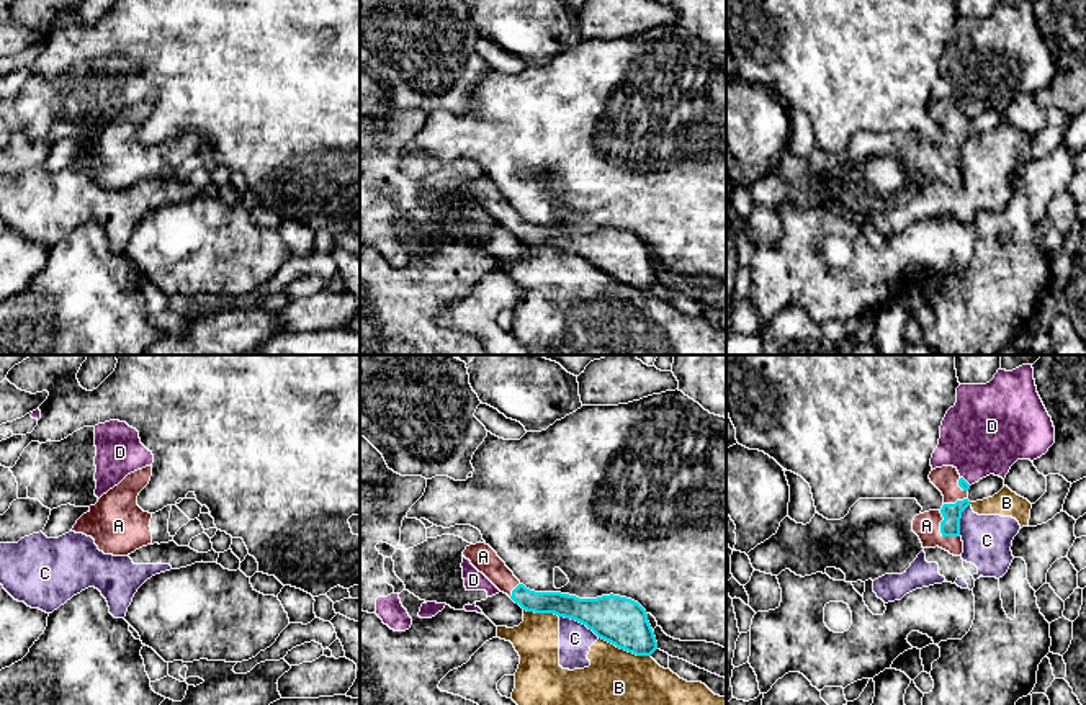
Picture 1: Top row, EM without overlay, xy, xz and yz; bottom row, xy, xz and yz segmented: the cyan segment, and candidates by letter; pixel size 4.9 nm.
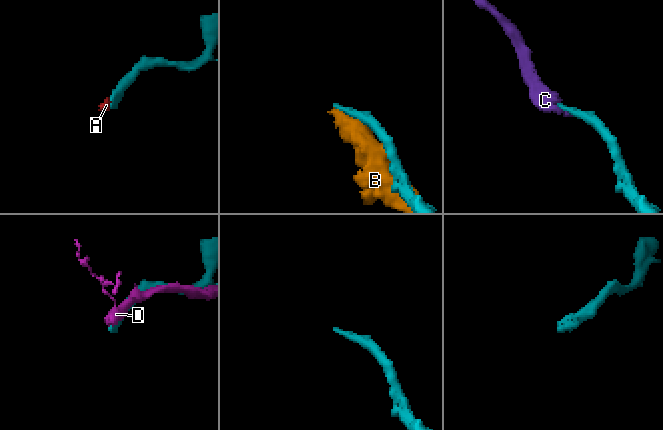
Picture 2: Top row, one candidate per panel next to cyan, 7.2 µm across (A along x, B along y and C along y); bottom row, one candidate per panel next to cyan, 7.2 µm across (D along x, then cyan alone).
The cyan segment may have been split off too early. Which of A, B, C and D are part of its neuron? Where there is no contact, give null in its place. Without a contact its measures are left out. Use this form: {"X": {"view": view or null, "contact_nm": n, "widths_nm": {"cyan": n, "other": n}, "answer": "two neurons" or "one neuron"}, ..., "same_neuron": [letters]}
{"A": {"view": "yz", "contact_nm": 170, "widths_nm": {"cyan": 100, "other": 130}, "answer": "one neuron"}, "B": {"view": "xz", "contact_nm": 280, "widths_nm": {"cyan": 240, "other": 480}, "answer": "two neurons"}, "C": {"view": "xz", "contact_nm": 220, "widths_nm": {"cyan": 240, "other": 160}, "answer": "two neurons"}, "D": {"view": "yz", "contact_nm": 70, "widths_nm": {"cyan": 50, "other": 400}, "answer": "two neurons"}, "same_neuron": ["A"]}

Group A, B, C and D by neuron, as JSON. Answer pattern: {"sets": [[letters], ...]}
{"sets": [["A"], ["B", "C"], ["D"]]}

